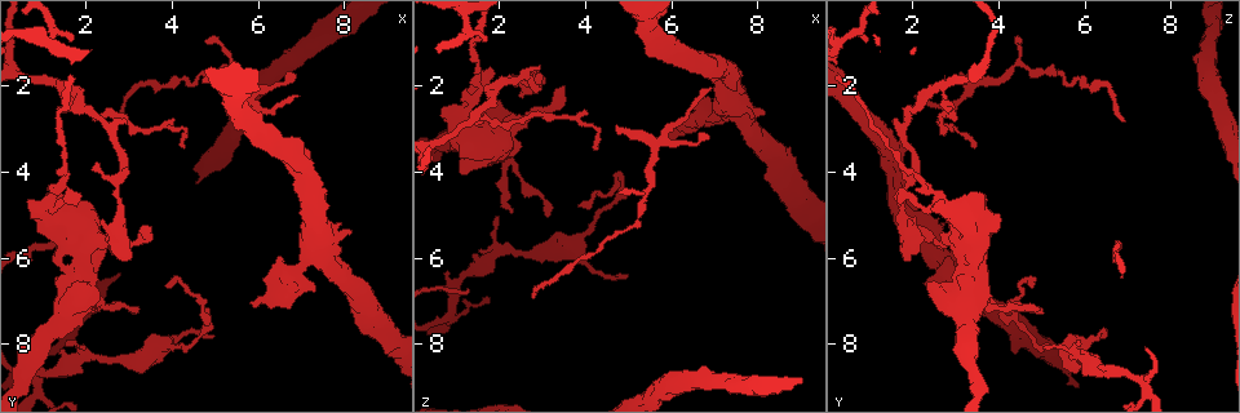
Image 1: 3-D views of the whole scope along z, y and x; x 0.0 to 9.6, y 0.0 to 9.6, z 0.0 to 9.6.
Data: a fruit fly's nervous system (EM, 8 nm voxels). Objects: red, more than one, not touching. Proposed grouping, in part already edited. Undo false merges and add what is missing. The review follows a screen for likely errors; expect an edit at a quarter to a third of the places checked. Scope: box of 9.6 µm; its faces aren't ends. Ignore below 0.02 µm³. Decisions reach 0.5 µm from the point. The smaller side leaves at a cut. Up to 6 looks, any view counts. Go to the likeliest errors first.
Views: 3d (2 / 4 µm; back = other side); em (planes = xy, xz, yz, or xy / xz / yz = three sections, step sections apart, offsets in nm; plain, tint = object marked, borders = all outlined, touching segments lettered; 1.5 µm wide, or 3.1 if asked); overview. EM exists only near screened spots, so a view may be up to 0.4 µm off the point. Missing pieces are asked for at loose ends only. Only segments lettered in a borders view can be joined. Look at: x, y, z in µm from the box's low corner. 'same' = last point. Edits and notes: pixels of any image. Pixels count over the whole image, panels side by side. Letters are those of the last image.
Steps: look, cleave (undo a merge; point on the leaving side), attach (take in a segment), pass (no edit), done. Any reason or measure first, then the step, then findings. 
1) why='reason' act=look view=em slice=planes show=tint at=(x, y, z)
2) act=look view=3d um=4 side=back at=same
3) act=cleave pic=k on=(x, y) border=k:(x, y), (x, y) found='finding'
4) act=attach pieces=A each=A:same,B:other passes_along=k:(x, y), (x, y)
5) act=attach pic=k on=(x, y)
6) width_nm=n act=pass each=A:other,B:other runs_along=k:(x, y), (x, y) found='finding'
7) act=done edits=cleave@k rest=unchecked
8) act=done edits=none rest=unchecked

why='arms part here' act=look view=3d um=2 at=(1.45, 2.05, 2.75)

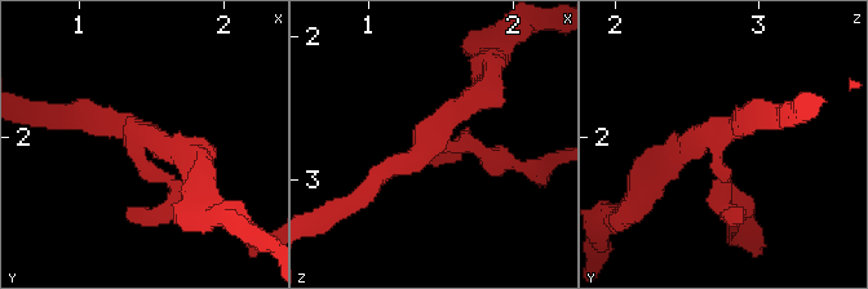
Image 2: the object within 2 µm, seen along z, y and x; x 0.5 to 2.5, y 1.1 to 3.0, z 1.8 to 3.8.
arms=3 why='need the tissue' act=look view=em slice=yz step=8 show=tint at=(1.42, 2.04, 2.72)

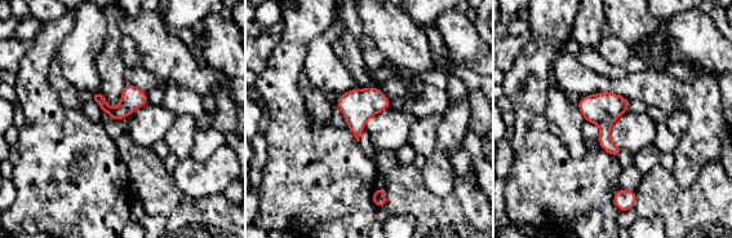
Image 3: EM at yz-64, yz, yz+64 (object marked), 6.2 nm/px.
why='cut it another way' act=look view=em slice=planes show=borders at=same

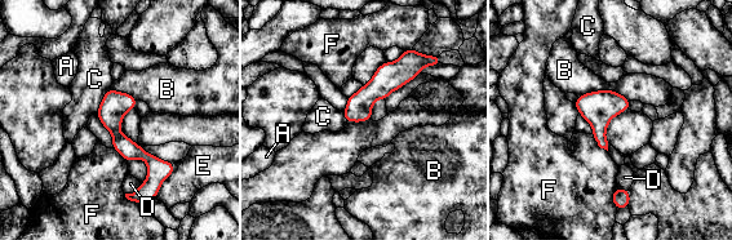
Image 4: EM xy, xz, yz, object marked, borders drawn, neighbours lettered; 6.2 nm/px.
act=pass each=A:other,B:other,C:other,D:other,E:other,F:other runs_along=4:(110, 93), (116, 134), (152, 164), (143, 190) found='one cell here'

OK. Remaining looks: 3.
why='branch stops here' act=look view=em slice=planes show=borders at=(1.70, 0.95, 0.95)

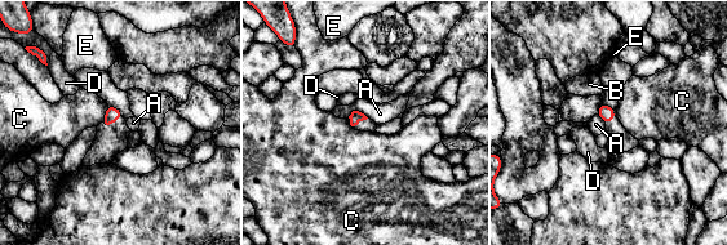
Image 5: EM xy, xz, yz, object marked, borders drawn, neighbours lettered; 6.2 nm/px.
longest_contact=A:140nm act=pass each=A:other,B:other,C:other,D:other,E:other found='no lettered segment goes on from it'

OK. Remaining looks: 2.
why='an open end' act=look view=em slice=planes show=plain at=(4.75, 7.20, 4.00)

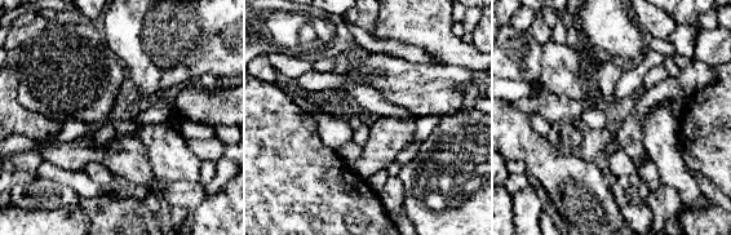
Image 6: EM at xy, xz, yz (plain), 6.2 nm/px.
act=look view=em slice=planes show=borders at=same

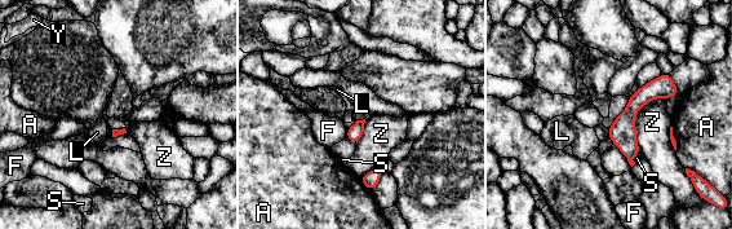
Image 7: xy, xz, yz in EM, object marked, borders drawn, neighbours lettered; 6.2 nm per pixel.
act=pass each=A:other,F:other,L:other,S:other,Y:other,Z:other runs_along=7:(668, 76), (628, 115), (629, 155) found='no lettered segment goes on from it'

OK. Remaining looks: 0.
act=done edits=none rest=unchecked

